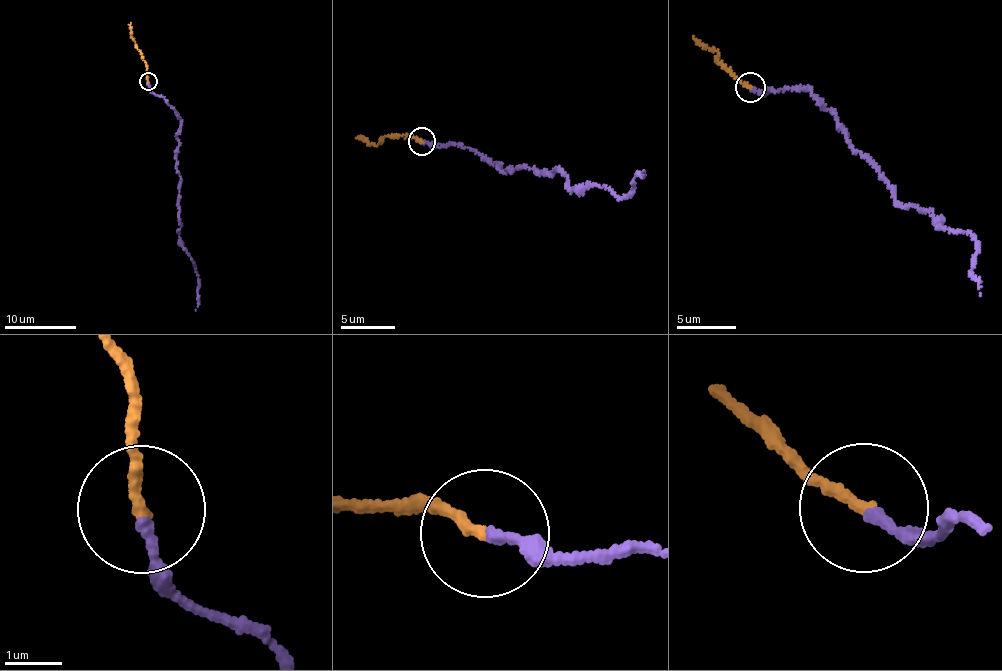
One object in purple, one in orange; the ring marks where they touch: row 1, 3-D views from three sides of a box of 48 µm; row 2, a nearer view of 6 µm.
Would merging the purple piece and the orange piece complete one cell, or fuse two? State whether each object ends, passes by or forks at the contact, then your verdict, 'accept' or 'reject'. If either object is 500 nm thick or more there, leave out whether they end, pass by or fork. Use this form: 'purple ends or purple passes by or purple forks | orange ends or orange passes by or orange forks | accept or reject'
purple ends | orange ends | accept

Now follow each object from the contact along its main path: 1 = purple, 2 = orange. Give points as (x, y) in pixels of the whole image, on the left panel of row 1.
1: (147, 82), (181, 121), (176, 166), (180, 179), (181, 226), (178, 233), (200, 287), (195, 310)
2: (147, 82), (144, 61), (133, 41), (131, 22)

